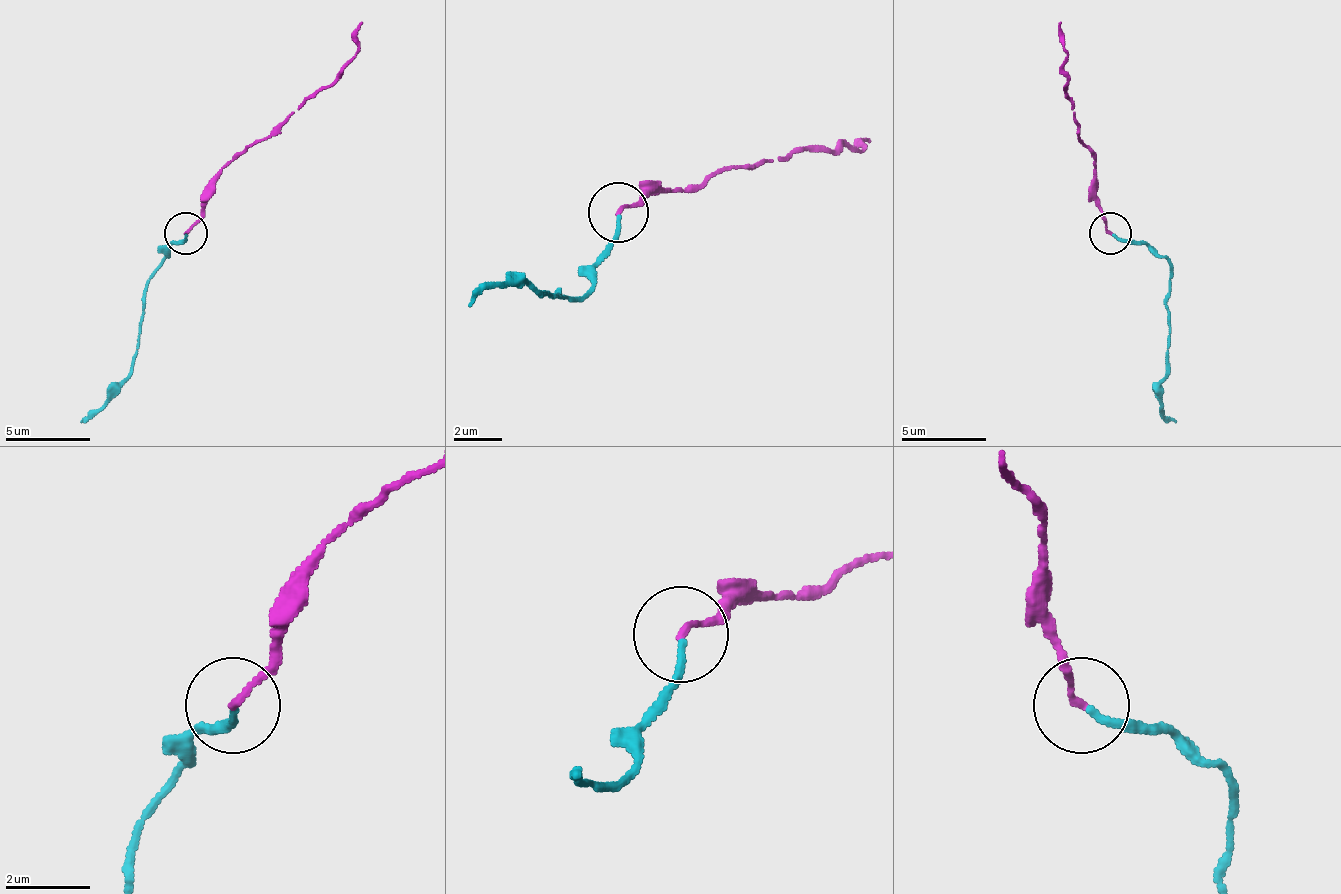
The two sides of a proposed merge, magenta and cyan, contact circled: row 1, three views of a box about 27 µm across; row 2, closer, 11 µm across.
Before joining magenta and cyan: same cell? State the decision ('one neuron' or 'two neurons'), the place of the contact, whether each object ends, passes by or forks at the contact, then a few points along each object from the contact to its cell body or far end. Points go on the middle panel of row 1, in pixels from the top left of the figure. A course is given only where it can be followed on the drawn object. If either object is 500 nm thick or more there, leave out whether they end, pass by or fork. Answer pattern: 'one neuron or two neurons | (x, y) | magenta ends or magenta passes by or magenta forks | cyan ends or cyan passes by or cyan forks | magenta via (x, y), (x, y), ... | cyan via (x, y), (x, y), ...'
one neuron | (618, 212) | magenta ends | cyan ends | magenta via (620, 213), (650, 189), (698, 189), (741, 165), (832, 153), (862, 147), (868, 141) | cyan via (620, 213), (607, 256), (577, 298), (559, 292), (492, 286), (468, 304)

